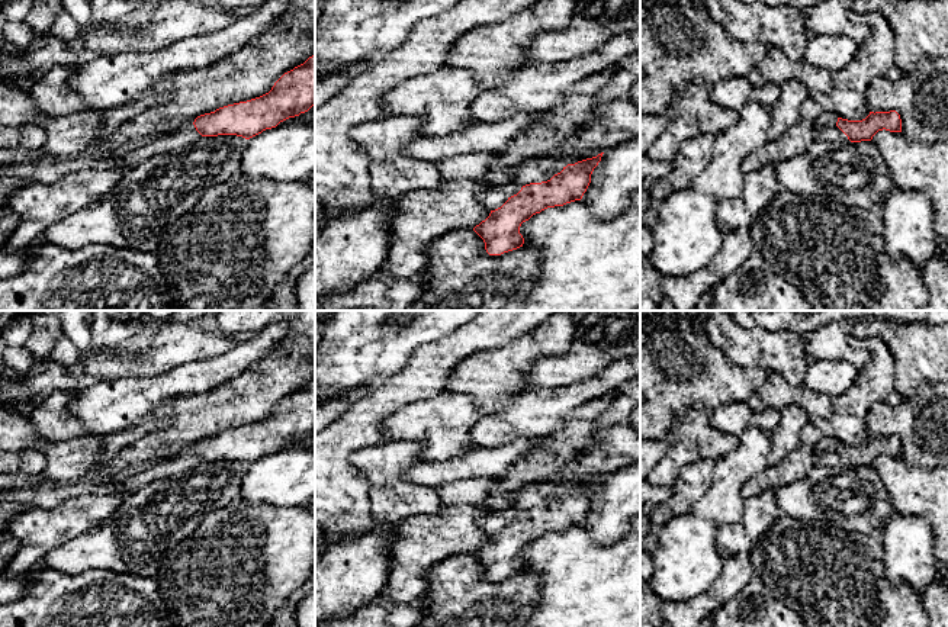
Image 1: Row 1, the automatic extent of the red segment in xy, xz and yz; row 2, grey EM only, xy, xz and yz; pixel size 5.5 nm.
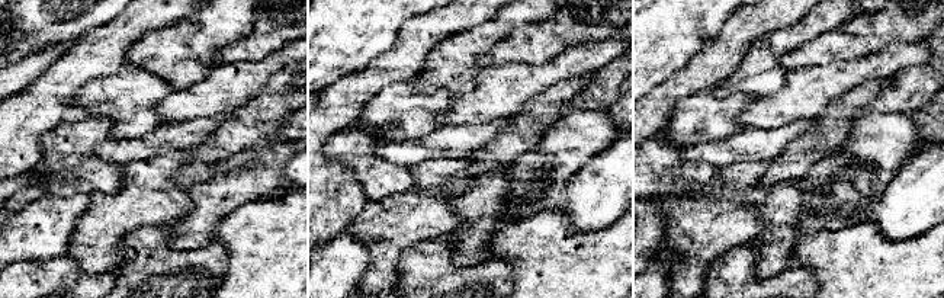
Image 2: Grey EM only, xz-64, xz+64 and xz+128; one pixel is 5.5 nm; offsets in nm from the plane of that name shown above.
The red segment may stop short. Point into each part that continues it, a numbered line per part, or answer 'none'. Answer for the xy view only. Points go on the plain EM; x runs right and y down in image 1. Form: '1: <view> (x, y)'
1: xy (185, 460)

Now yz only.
1: yz (826, 459)

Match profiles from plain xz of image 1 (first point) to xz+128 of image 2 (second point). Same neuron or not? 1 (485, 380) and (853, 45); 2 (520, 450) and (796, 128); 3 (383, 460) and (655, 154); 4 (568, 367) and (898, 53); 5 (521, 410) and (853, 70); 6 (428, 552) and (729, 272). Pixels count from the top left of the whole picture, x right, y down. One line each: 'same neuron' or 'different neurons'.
1: different neurons
2: same neuron
3: same neuron
4: different neurons
5: same neuron
6: different neurons

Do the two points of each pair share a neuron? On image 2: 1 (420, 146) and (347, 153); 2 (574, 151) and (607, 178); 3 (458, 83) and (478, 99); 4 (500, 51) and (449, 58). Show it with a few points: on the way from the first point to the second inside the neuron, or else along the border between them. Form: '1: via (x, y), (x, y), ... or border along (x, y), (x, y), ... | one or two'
1: border along (375, 147), (378, 156), (389, 163), (404, 166) | two
2: border along (615, 140), (590, 157), (564, 185) | two
3: border along (485, 66), (477, 76), (474, 86), (456, 95) | two
4: border along (513, 31), (482, 58), (484, 66) | two

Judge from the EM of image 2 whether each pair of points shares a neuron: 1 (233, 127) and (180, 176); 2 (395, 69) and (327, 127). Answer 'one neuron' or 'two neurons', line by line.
1: one neuron
2: one neuron

